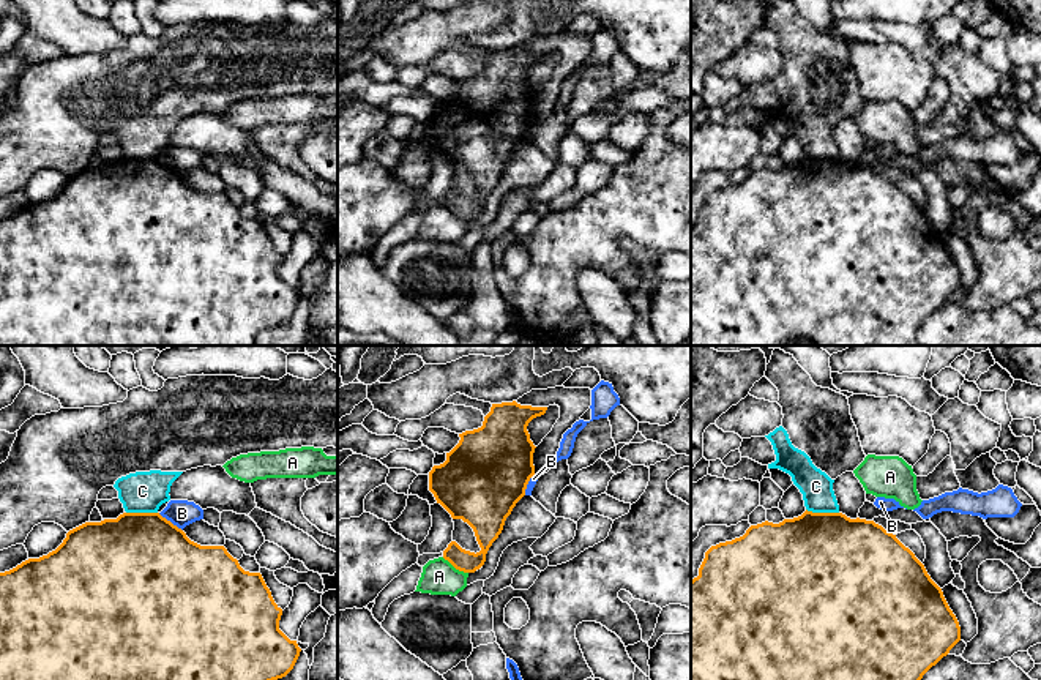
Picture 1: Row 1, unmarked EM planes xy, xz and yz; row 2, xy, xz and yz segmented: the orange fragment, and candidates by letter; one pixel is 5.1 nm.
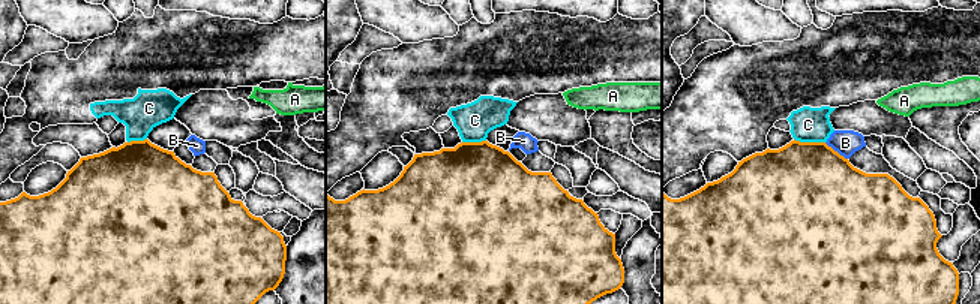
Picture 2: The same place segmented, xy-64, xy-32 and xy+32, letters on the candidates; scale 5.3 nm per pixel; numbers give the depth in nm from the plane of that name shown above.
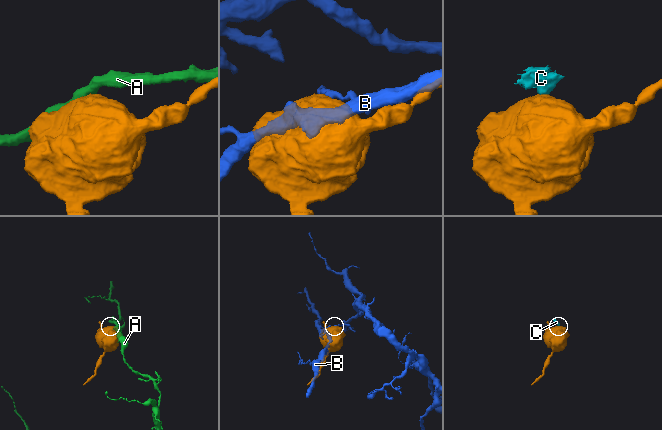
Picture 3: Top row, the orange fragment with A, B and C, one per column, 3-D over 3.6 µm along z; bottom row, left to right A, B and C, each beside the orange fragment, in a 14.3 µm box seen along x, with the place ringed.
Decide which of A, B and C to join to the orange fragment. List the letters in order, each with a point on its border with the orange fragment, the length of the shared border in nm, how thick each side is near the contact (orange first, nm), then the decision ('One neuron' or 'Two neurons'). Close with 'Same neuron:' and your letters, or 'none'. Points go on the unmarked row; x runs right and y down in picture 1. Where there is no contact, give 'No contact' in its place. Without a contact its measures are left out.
A: Touches orange at xz (455, 213). Shared border 160 nm. Thickness 130 nm (orange) against 180 nm. Two neurons
B: Touches orange at xy (169, 168). Shared border 160 nm. Thickness 500 nm (orange) against 140 nm. Two neurons
C: Touches orange at yz (822, 160). Shared border 170 nm. Thickness 500 nm (orange) against 160 nm. Two neurons
Same neuron: none

